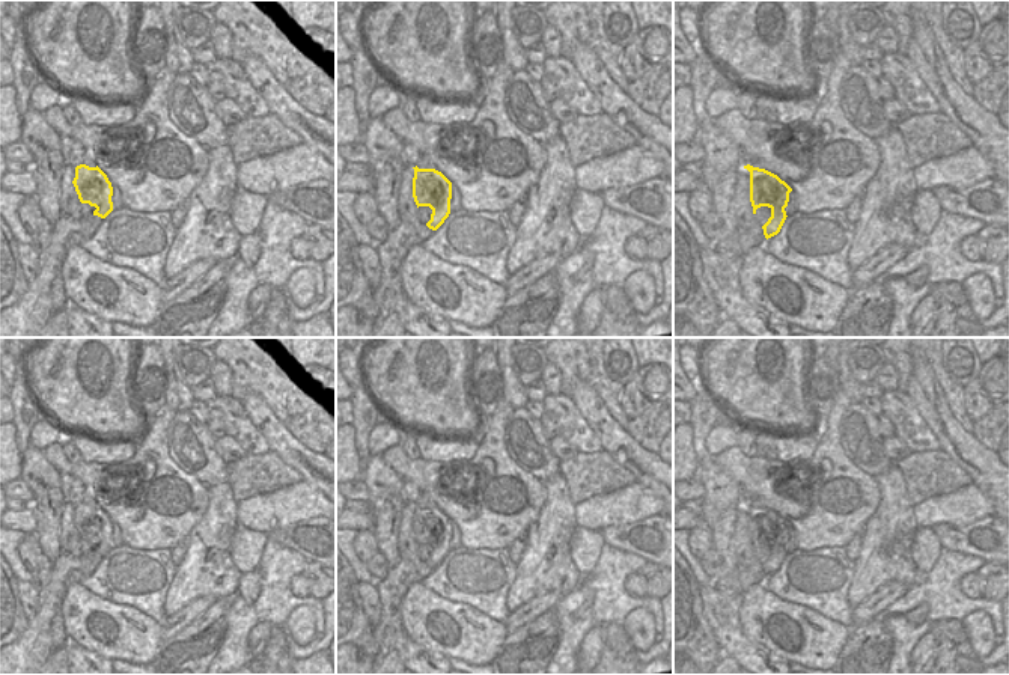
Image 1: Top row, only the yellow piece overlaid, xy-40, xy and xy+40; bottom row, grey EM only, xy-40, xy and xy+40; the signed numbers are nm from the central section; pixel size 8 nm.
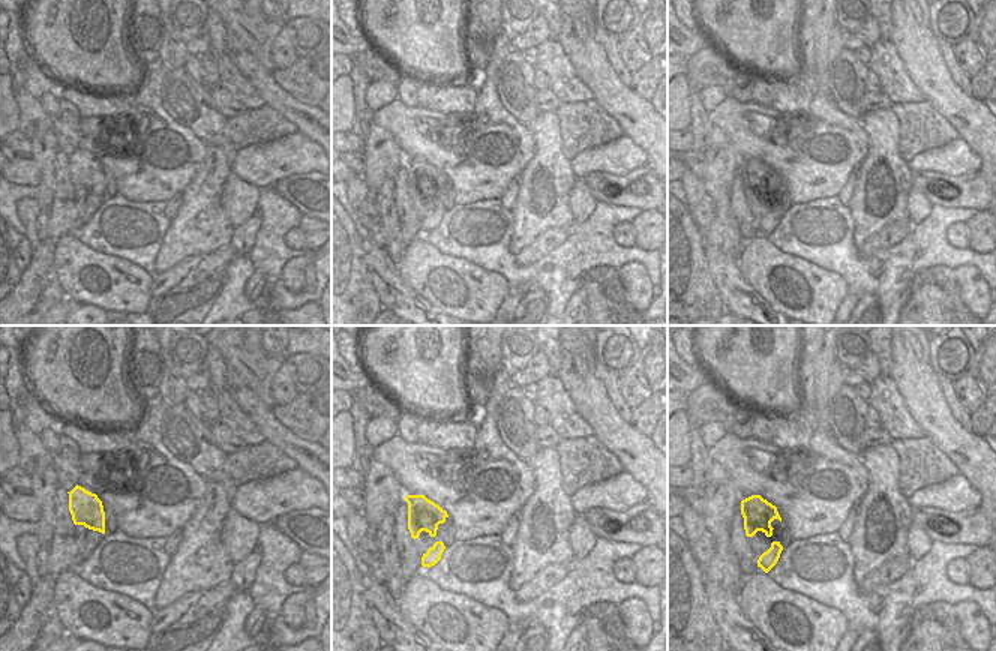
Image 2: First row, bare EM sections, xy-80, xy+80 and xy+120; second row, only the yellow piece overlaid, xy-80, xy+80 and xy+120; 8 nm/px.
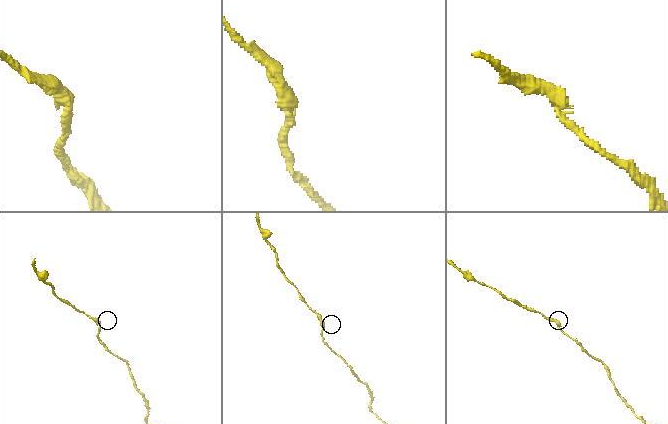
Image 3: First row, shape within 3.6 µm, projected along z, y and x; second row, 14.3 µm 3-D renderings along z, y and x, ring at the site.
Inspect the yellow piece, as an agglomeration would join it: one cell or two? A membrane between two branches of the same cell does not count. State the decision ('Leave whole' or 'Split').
Leave whole

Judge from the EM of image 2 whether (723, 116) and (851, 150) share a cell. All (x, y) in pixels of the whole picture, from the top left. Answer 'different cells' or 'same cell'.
same cell

